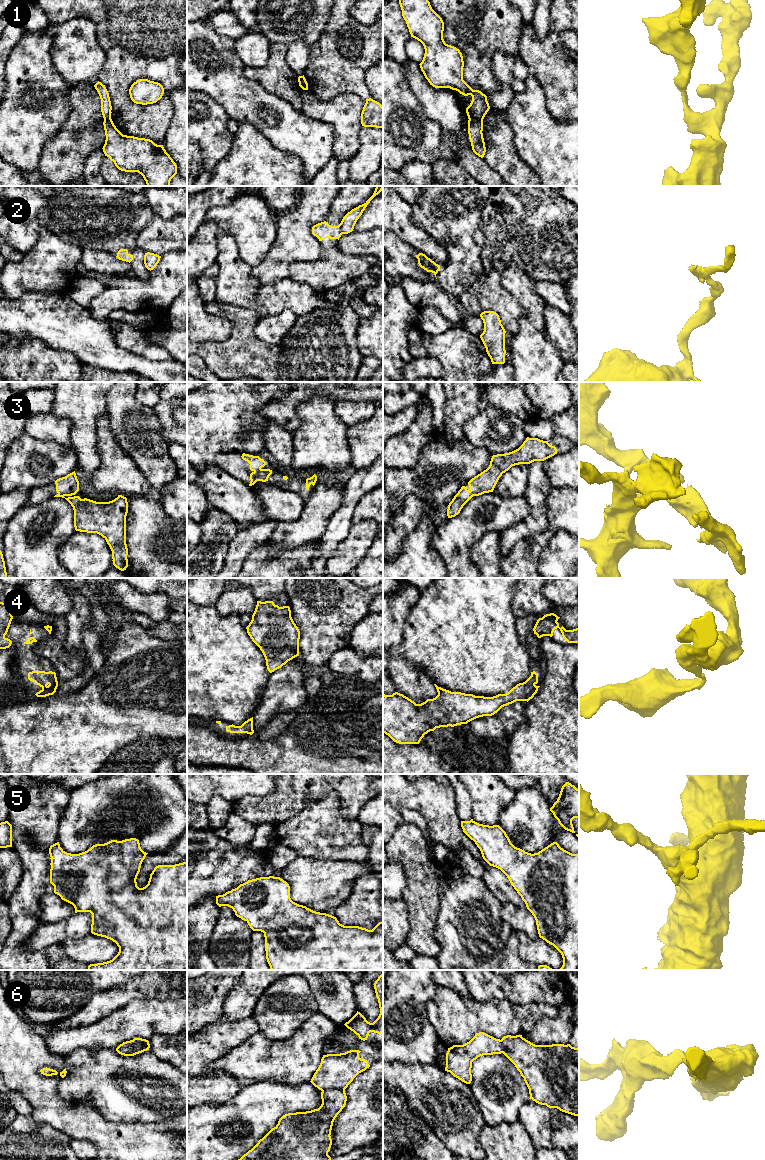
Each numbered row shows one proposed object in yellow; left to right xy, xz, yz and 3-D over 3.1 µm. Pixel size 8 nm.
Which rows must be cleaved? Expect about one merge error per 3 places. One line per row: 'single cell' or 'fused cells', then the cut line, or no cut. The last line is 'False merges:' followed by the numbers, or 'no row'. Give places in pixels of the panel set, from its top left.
1: fused cells; cut yz (482, 118), (471, 118), (469, 120)
2: fused cells; cut yz (420, 253), (428, 259), (434, 272)
3: single cell; cut none
4: single cell; cut none
5: single cell; cut none
6: fused cells; cut xz (344, 1089), (324, 1089), (322, 1091)
False merges: 1, 2, 6

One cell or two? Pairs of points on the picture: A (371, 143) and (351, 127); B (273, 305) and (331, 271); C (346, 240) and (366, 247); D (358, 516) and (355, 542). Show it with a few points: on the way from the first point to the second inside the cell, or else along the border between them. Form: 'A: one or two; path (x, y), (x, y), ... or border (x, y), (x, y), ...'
A: two; border (362, 126), (359, 132), (359, 149), (353, 156)
B: two; border (289, 278), (294, 281), (306, 282), (315, 290)
C: one; path (351, 243), (361, 243)
D: two; border (372, 518), (366, 518), (352, 524)

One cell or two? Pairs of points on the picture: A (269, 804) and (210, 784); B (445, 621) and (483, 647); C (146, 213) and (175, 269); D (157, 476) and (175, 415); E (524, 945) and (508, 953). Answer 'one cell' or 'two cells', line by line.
A: two cells
B: one cell
C: two cells
D: two cells
E: two cells

